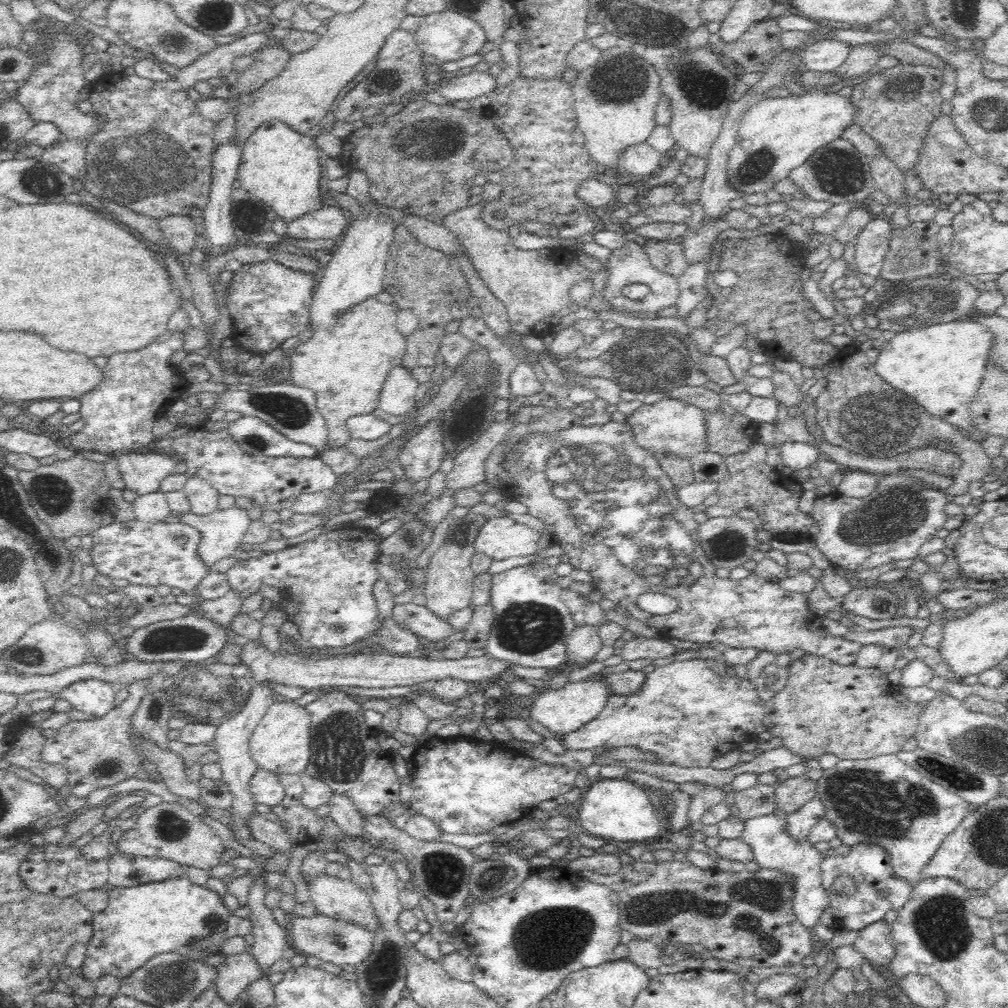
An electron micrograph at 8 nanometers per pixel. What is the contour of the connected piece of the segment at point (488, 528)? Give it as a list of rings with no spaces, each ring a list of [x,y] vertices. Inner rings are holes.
[[[492,517],[479,530],[475,540],[475,552],[492,560],[526,557],[536,554],[540,533],[514,521],[510,517]]]

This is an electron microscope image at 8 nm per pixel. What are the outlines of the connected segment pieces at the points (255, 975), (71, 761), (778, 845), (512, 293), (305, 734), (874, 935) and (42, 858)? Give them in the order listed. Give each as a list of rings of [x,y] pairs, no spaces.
[[[245,950],[243,953],[227,955],[222,966],[217,968],[216,990],[224,1002],[230,1004],[247,986],[264,977],[256,957]]]
[[[150,678],[137,679],[125,688],[128,697],[106,715],[95,719],[74,721],[58,729],[56,736],[47,738],[42,756],[44,763],[61,765],[68,770],[67,785],[72,788],[74,796],[84,798],[96,789],[113,787],[128,778],[136,776],[142,768],[138,753],[128,739],[128,730],[132,714],[139,706],[140,700],[150,690]]]
[[[774,813],[745,821],[741,839],[751,848],[753,860],[759,868],[779,870],[795,878],[793,911],[802,926],[809,931],[814,930],[820,923],[824,910],[829,907],[829,894],[823,887],[820,874],[820,864],[824,853],[815,849],[808,840],[796,841],[792,838],[788,834],[786,820],[776,817]]]
[[[479,202],[476,206],[468,206],[461,210],[452,212],[440,220],[451,234],[454,234],[460,241],[462,249],[471,256],[473,267],[477,270],[481,279],[486,283],[486,287],[492,295],[506,309],[506,316],[510,323],[511,330],[518,332],[522,336],[538,335],[540,337],[554,334],[553,328],[558,328],[565,316],[577,312],[580,307],[570,298],[570,290],[580,282],[593,280],[596,286],[603,287],[608,284],[609,272],[605,267],[601,268],[596,274],[584,267],[578,261],[578,253],[568,248],[542,248],[541,250],[521,250],[514,247],[513,239],[507,232],[499,232],[494,228],[489,228],[481,220],[481,211],[484,209],[485,202]]]
[[[293,701],[276,702],[255,728],[249,753],[257,768],[278,776],[306,774],[311,757],[311,717],[307,709]]]
[[[884,921],[863,928],[855,940],[854,947],[870,966],[887,975],[896,956],[896,943],[891,935],[891,927]]]
[[[44,842],[36,846],[36,849],[37,851],[28,853],[28,856],[18,866],[20,879],[32,893],[70,898],[87,890],[102,888],[107,884],[108,867],[106,863],[86,858],[82,849],[74,844]]]

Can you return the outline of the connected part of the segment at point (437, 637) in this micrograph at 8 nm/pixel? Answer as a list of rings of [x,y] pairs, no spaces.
[[[412,602],[396,605],[393,608],[392,622],[430,642],[438,643],[460,632],[452,628],[446,619],[438,617],[429,608]]]

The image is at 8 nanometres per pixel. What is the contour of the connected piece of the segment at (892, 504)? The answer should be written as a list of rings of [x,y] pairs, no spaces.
[[[898,471],[889,475],[874,474],[879,478],[876,490],[863,499],[848,498],[840,494],[830,494],[815,500],[809,514],[818,526],[818,533],[813,538],[823,560],[831,567],[840,567],[852,572],[885,567],[890,562],[916,558],[920,547],[942,530],[947,520],[944,508],[949,503],[944,490],[932,489],[916,477],[910,477]]]

